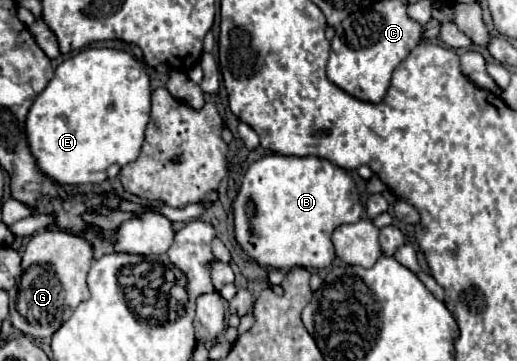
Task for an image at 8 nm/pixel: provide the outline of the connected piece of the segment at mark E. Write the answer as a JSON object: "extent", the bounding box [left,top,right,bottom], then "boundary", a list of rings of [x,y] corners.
{"extent":[26,48,150,184],"boundary":[[[88,48],[66,58],[56,68],[48,86],[36,96],[26,116],[26,140],[46,178],[58,184],[100,184],[138,158],[148,120],[150,78],[140,62],[124,50]]]}

